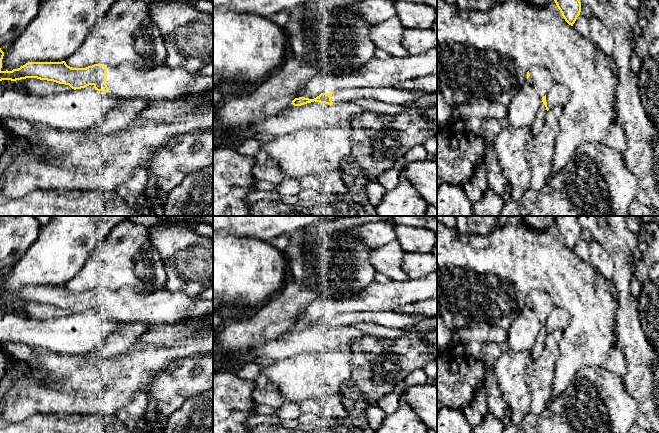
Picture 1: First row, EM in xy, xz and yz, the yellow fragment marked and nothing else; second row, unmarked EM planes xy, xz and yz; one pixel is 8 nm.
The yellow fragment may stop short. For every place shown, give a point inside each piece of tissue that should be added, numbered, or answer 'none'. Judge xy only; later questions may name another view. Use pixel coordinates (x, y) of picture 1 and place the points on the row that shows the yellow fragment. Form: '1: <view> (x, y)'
1: xy (162, 82)

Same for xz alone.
1: xz (391, 95)

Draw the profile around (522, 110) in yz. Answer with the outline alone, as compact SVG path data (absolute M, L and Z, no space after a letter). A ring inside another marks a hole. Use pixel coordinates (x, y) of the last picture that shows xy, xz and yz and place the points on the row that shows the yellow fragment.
M526 79L507 106L507 118L510 125L516 128L528 127L536 119L542 105L542 97L535 89L533 83Z

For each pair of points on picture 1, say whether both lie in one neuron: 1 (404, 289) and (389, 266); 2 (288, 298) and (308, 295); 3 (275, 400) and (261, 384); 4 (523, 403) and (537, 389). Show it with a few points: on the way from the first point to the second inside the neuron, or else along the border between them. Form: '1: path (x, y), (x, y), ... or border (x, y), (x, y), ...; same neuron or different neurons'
1: border (408, 278), (391, 281); different neurons
2: path (293, 297), (303, 295); same neuron
3: path (271, 396), (264, 388); same neuron
4: border (525, 372), (525, 383), (530, 393), (530, 406); different neurons

